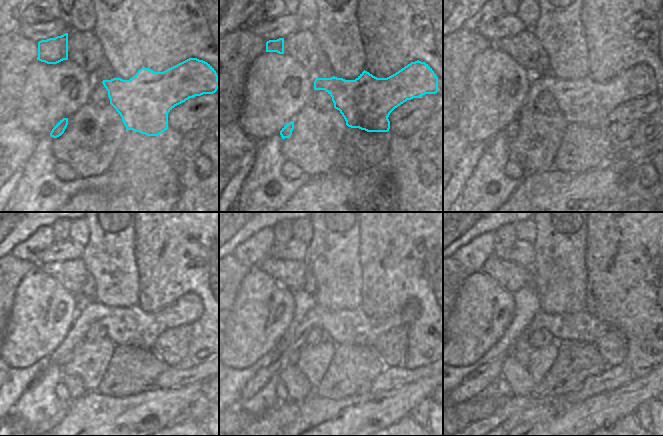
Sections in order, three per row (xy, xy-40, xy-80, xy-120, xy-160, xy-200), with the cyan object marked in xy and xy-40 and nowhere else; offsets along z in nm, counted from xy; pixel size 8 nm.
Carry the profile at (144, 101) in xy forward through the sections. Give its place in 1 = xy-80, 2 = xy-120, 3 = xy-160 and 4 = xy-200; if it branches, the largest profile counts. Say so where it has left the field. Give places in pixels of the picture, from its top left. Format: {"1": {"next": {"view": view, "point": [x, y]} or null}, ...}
{"1": {"next": {"view": "xy-80", "point": [584, 101]}}, "2": {"next": {"view": "xy-120", "point": [132, 326]}}, "3": {"next": {"view": "xy-160", "point": [344, 326]}}, "4": {"next": {"view": "xy-200", "point": [581, 326]}}}

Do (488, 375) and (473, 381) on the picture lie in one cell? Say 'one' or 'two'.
one

